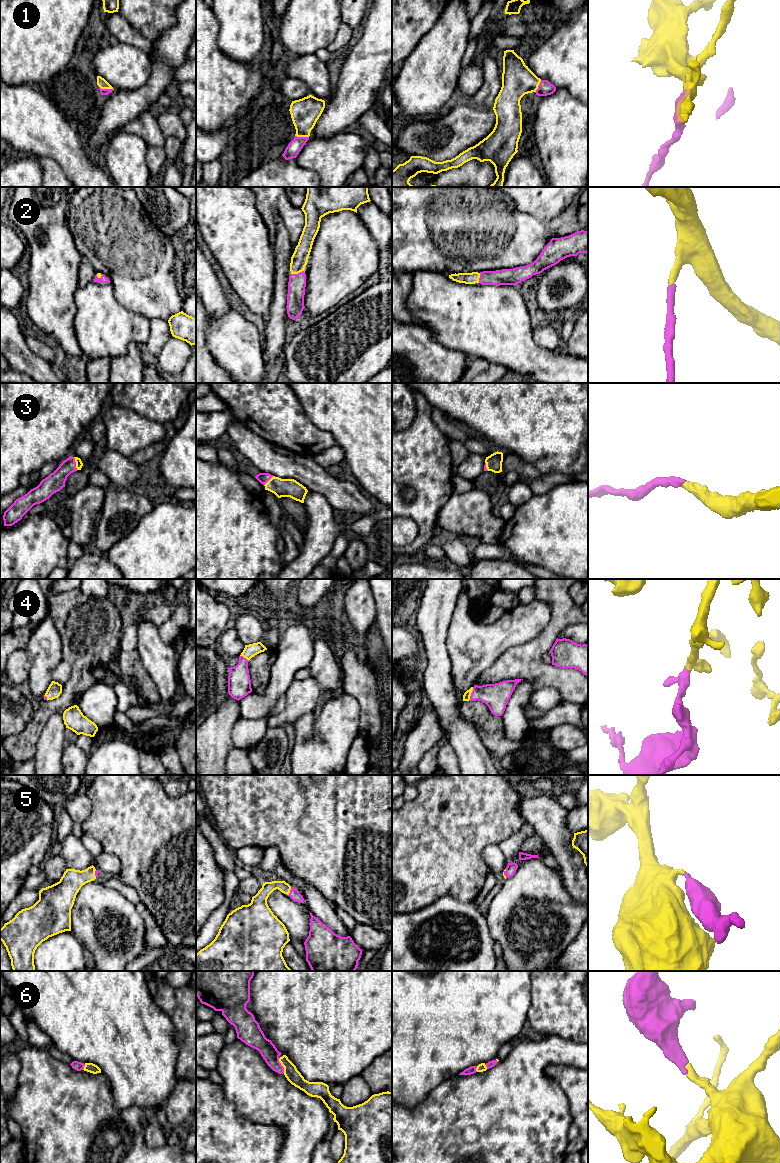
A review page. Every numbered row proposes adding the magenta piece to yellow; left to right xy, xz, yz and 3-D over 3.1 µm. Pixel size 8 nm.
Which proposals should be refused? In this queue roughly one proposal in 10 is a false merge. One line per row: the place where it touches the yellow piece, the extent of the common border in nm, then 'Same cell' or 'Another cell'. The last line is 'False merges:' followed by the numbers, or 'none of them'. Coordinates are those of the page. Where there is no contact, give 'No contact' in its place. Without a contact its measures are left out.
1: Touches yellow at xy (106, 88). Shared border 130 nm. Same cell
2: Touches yellow at xz (297, 273). Shared border 110 nm. Same cell
3: Touches yellow at xy (76, 463). Shared border 110 nm. Same cell
4: Touches yellow at yz (470, 693). Shared border 110 nm. Same cell
5: Touches yellow at xz (289, 891). Shared border 70 nm. Same cell
6: Touches yellow at xz (281, 1064). Shared border 130 nm. Same cell
False merges: none of them

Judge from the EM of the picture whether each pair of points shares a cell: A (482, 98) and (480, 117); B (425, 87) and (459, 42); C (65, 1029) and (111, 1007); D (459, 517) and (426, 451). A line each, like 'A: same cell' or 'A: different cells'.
A: different cells
B: same cell
C: same cell
D: different cells

